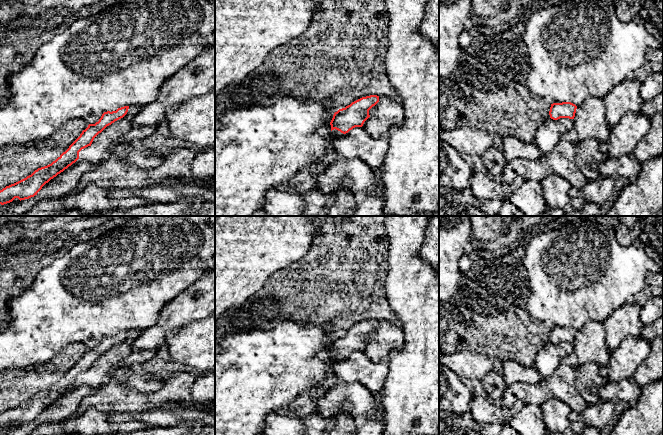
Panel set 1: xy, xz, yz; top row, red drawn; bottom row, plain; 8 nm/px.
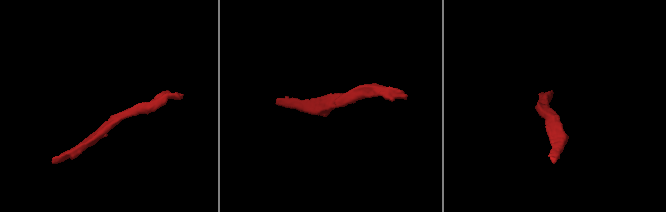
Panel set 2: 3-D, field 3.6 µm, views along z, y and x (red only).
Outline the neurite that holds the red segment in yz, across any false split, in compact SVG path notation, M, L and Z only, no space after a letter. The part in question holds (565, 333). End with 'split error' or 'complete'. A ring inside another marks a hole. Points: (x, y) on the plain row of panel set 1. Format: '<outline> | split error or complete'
M571 326L553 327L551 328L549 339L553 344L560 342L574 343L577 330Z | complete

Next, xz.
M370 319L362 321L345 332L334 337L330 346L331 355L336 353L343 358L355 351L362 351L370 341L369 334L379 326L379 320Z | complete

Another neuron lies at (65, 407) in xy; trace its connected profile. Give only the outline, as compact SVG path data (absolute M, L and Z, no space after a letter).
M78 383L75 387L46 407L29 423L10 426L1 430L0 435L29 435L42 423L58 422L75 416L81 401L92 395L98 388Z

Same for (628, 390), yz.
M629 377L619 382L608 381L599 390L599 396L602 401L613 403L624 401L630 407L633 407L638 402L640 394L641 386L634 377Z

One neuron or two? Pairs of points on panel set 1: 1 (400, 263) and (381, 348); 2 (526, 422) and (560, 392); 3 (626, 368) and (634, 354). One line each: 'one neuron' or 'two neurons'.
1: two neurons
2: two neurons
3: one neuron

